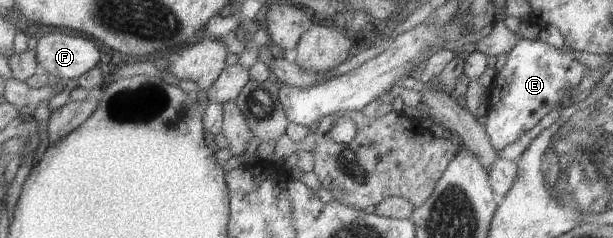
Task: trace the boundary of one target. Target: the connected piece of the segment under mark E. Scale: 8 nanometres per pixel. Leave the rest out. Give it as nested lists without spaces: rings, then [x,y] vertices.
[[[519,39],[507,52],[503,67],[494,73],[487,87],[484,131],[491,146],[499,150],[533,128],[560,102],[564,92],[573,88],[587,73],[588,68],[571,54],[541,40]]]

